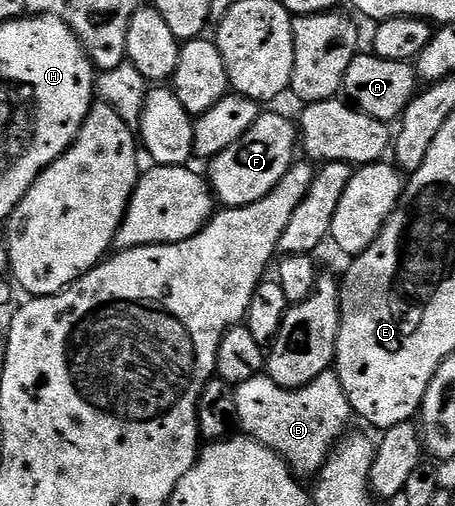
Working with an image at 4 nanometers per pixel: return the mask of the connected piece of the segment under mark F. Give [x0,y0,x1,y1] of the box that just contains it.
[206,112,298,209]

